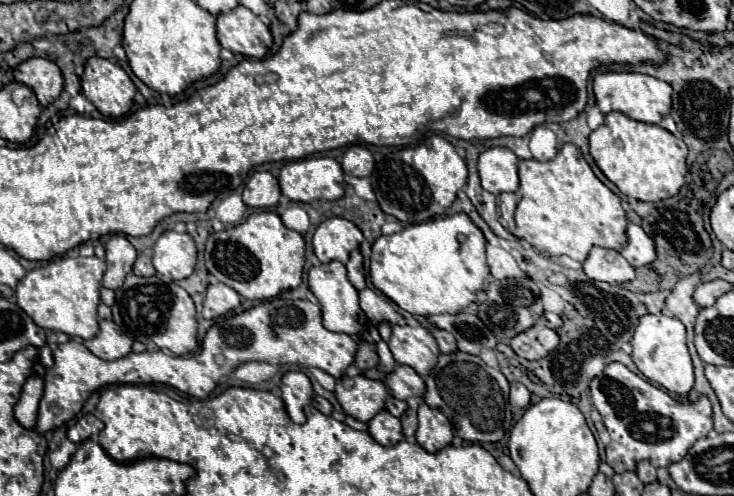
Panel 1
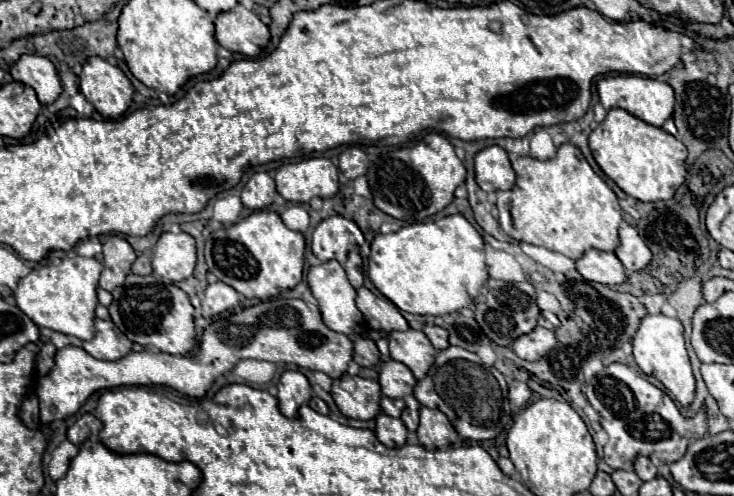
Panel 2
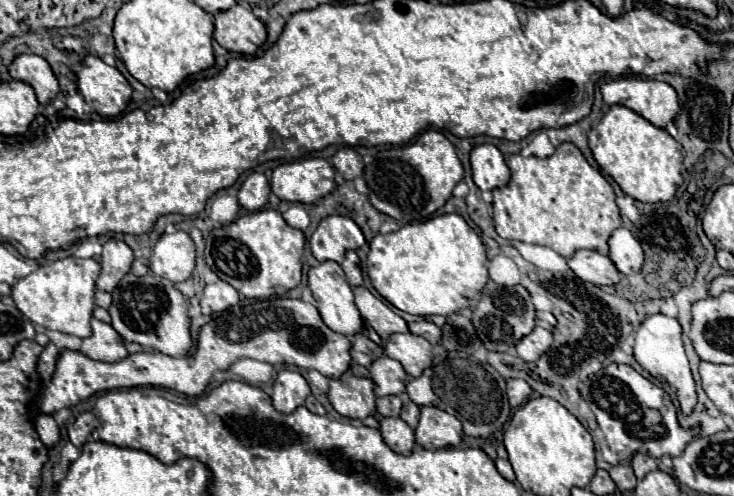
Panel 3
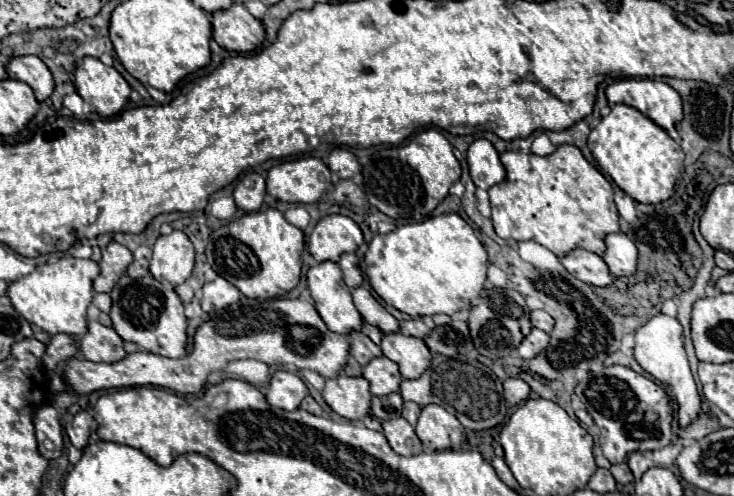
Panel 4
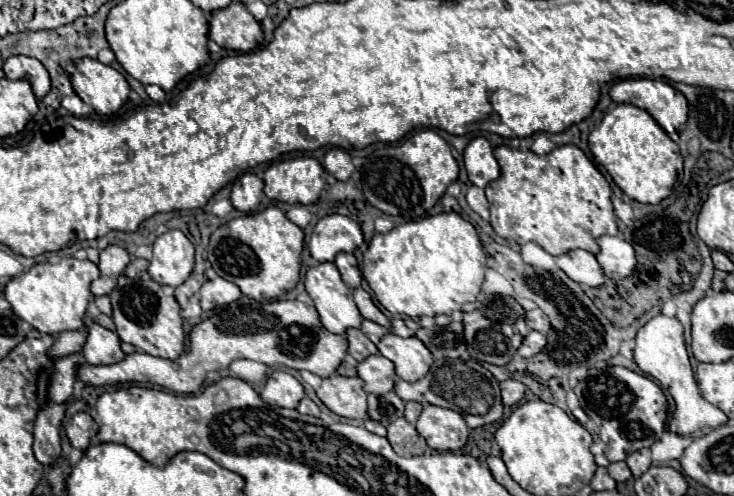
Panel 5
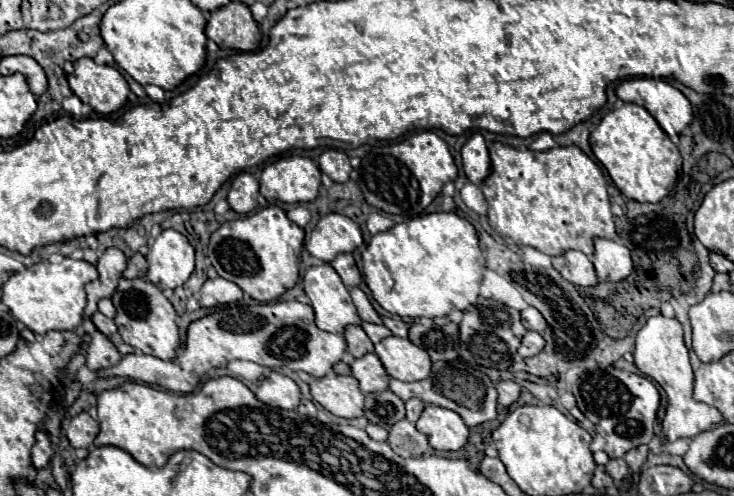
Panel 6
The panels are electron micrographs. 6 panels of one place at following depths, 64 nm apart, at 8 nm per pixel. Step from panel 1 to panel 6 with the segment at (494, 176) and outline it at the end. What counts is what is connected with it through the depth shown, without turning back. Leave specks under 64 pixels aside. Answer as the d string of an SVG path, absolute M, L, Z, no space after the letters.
M474 132L462 146L462 166L472 184L480 184L490 174L490 156L480 132Z

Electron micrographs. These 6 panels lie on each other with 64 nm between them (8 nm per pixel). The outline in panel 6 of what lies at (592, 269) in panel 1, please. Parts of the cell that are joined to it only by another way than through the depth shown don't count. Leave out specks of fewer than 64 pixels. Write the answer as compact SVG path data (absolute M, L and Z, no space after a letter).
M568 250L560 256L554 256L552 264L568 282L572 282L576 286L586 288L586 286L594 286L598 282L592 262L588 260L586 254L578 252L578 250Z

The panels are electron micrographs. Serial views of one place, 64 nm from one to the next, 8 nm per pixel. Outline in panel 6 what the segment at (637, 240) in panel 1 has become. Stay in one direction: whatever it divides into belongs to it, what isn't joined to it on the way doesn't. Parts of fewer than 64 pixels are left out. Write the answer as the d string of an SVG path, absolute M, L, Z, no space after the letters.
M594 240L594 270L598 280L624 280L632 272L630 250L616 240Z

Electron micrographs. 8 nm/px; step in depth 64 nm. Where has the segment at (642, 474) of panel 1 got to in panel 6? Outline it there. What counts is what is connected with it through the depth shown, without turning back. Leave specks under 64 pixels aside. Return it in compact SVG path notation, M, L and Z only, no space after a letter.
M648 446L632 448L632 450L626 452L624 460L628 462L628 466L630 466L630 470L632 470L634 474L640 474L640 472L642 472L642 468L644 468L644 464L646 464L646 458L648 458L648 452L650 452Z

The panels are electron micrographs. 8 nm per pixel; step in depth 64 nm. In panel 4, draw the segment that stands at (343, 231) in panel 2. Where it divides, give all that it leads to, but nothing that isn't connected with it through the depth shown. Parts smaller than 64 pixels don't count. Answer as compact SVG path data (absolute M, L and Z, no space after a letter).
M332 214L316 224L308 242L308 250L316 262L338 262L340 254L356 252L362 242L362 232L352 218Z

